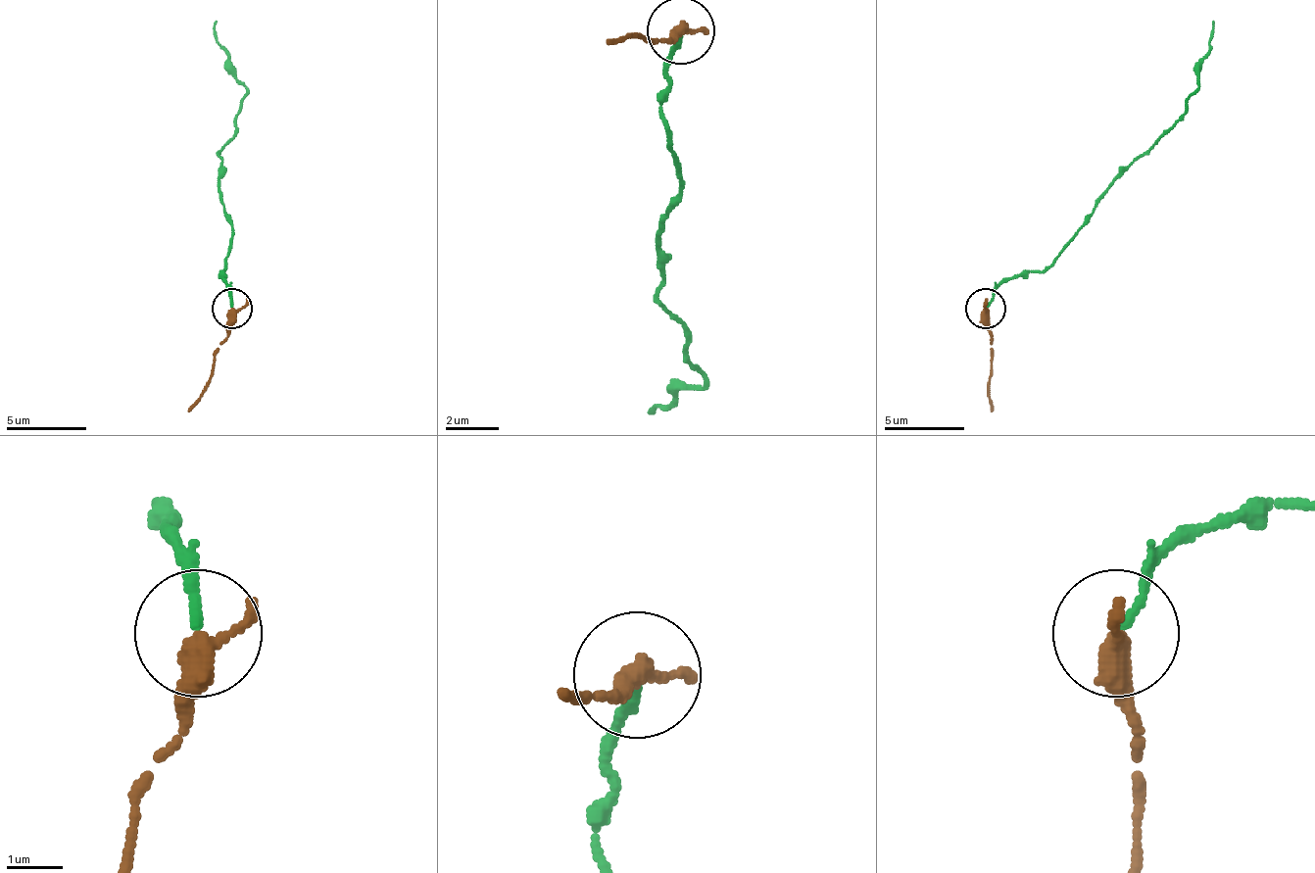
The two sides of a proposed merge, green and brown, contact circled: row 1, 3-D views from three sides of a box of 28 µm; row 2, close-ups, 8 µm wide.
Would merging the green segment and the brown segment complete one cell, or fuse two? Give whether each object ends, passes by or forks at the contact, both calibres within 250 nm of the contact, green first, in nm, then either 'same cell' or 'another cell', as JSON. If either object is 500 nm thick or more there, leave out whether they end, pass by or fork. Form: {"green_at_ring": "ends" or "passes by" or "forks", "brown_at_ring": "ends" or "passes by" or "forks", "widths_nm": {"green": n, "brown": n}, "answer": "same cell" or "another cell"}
{"green_at_ring": "ends", "brown_at_ring": "passes by", "widths_nm": {"green": 160, "brown": 320}, "answer": "another cell"}

